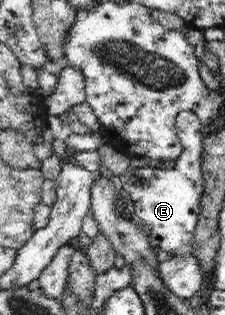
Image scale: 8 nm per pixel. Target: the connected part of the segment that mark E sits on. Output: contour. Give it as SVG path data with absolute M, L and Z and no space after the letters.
M192 110L177 113L174 119L176 135L183 143L183 152L170 170L161 168L130 168L118 175L117 183L129 194L135 215L141 220L142 230L151 245L179 255L190 254L190 237L196 227L200 201L204 193L204 178L200 169L203 152L203 130L199 117Z

